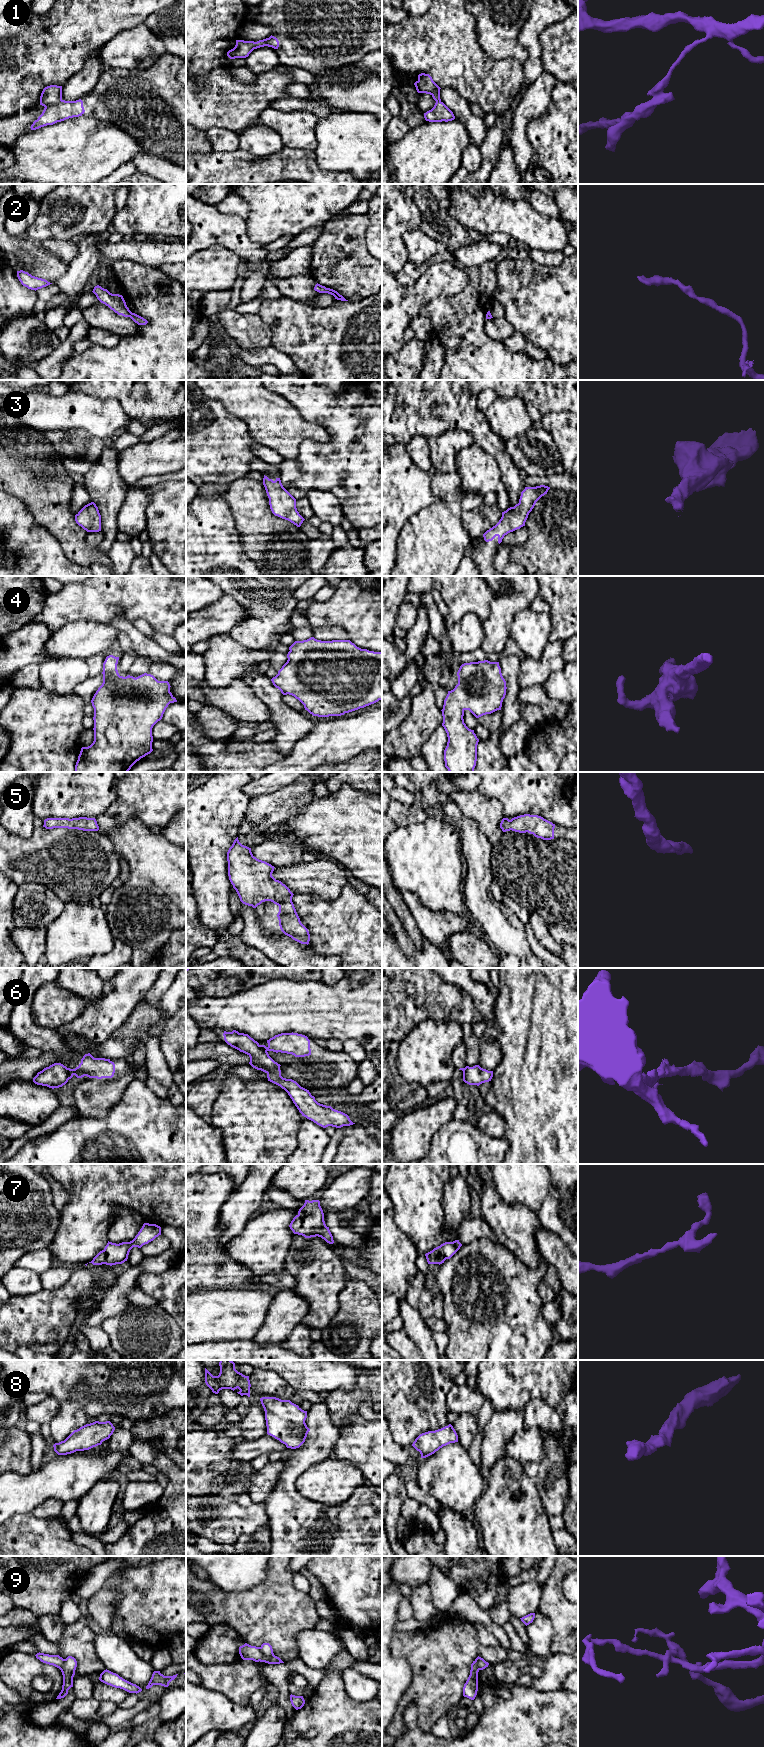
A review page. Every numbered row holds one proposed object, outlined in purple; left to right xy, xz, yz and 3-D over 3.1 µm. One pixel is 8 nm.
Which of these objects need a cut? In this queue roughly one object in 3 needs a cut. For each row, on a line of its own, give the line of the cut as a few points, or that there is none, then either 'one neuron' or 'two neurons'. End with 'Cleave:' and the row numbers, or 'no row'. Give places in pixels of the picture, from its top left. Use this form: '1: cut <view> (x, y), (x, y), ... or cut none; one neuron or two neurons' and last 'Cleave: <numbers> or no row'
1: cut xy (62, 100), (45, 107); two neurons
2: cut none; one neuron
3: cut none; one neuron
4: cut none; one neuron
5: cut none; one neuron
6: cut xz (259, 1045), (266, 1052); two neurons
7: cut none; one neuron
8: cut none; one neuron
9: cut xz (259, 1647), (265, 1655), (273, 1655); two neurons
Cleave: 1, 6, 9

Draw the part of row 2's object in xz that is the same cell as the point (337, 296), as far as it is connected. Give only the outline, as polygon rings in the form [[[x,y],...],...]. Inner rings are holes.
[[[318,283],[315,285],[314,290],[317,291],[317,292],[319,292],[319,293],[328,293],[328,294],[331,294],[337,300],[348,301],[342,295],[340,295],[337,291],[335,291],[333,289],[330,289],[330,288],[326,288],[325,286],[322,286],[322,285],[318,284]]]

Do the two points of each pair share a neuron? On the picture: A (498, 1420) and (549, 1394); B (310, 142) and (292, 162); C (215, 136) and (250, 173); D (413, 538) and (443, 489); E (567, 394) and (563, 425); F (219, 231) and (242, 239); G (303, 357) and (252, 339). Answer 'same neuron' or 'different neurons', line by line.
A: different neurons
B: different neurons
C: different neurons
D: same neuron
E: different neurons
F: same neuron
G: different neurons

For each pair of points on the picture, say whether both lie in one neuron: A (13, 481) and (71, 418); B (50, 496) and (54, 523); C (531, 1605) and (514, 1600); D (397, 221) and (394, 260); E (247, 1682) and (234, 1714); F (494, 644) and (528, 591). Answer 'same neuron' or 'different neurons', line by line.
A: different neurons
B: same neuron
C: same neuron
D: same neuron
E: different neurons
F: same neuron

